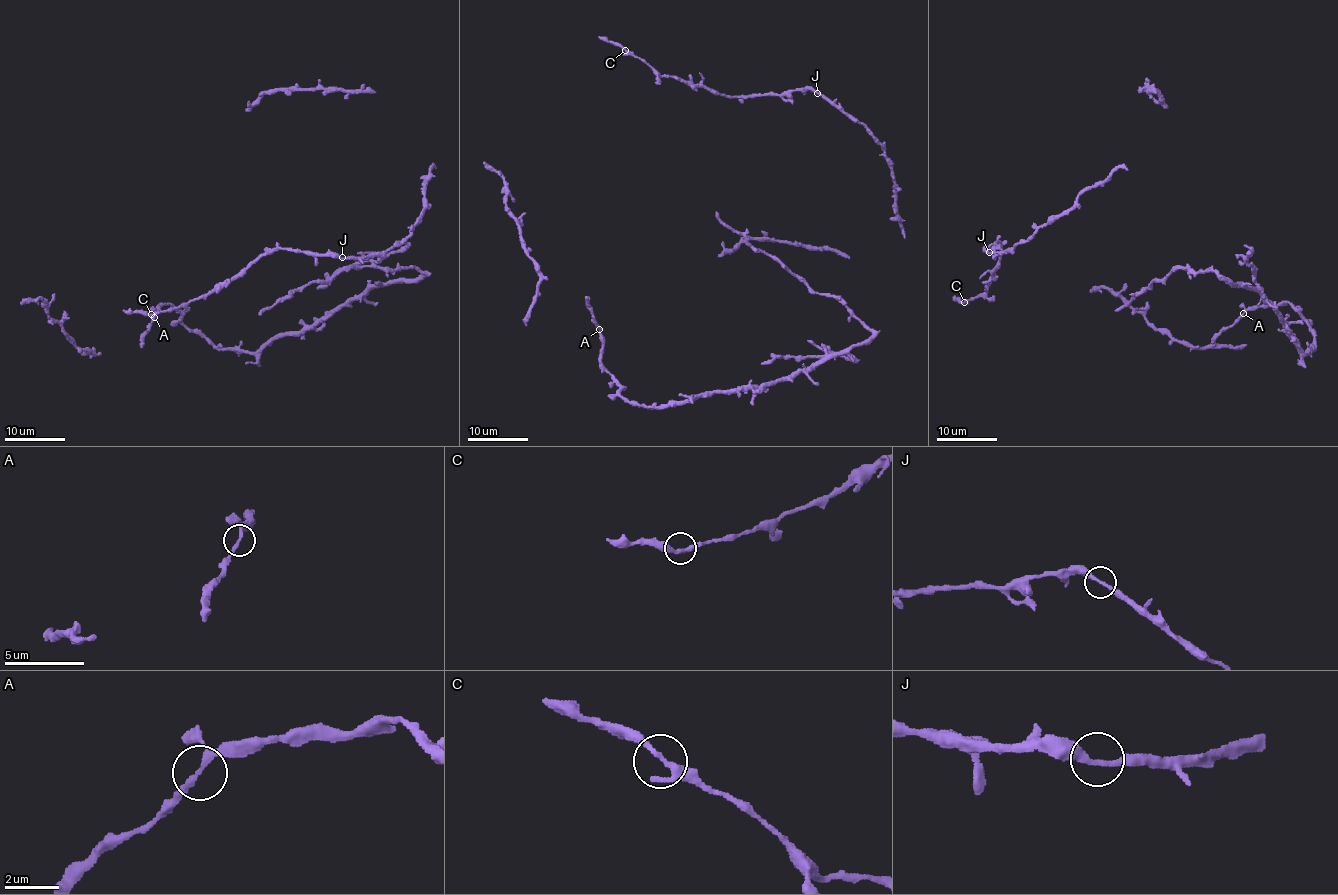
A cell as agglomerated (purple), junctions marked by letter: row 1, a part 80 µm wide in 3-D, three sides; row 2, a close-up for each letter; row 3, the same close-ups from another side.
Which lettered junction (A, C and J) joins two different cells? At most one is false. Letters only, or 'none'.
none

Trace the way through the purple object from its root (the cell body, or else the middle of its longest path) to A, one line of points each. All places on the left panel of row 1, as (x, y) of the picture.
A: (416, 269), (424, 273), (419, 279), (375, 284), (256, 352), (213, 347), (170, 304), (157, 308), (155, 317)

